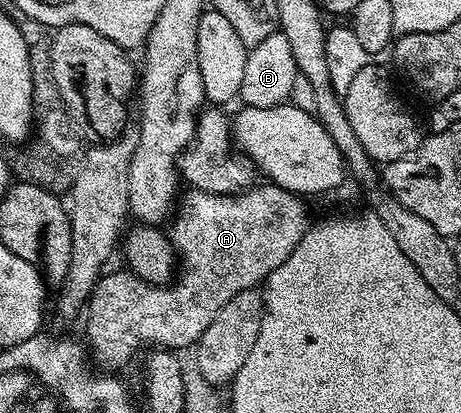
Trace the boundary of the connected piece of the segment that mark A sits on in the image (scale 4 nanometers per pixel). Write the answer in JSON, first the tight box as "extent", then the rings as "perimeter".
{"extent":[85,185,309,373],"perimeter":[[[252,185],[246,191],[240,191],[238,195],[214,195],[213,193],[205,193],[204,191],[197,191],[194,189],[188,190],[187,196],[182,196],[181,202],[177,207],[177,214],[174,216],[175,224],[169,231],[169,240],[181,260],[181,270],[178,272],[177,278],[170,286],[155,286],[146,283],[146,281],[133,277],[131,271],[121,269],[121,271],[108,270],[106,273],[99,276],[99,280],[95,282],[95,288],[87,301],[85,308],[85,320],[87,319],[87,339],[85,338],[85,347],[89,352],[90,358],[95,359],[100,363],[102,370],[107,373],[118,372],[118,367],[123,367],[135,355],[135,346],[138,345],[139,339],[143,343],[151,343],[156,348],[166,349],[180,349],[179,347],[194,348],[198,339],[201,337],[205,329],[209,328],[213,319],[217,317],[217,313],[221,312],[233,297],[246,290],[253,290],[260,285],[266,283],[267,278],[273,273],[273,269],[277,269],[277,265],[281,265],[281,261],[285,261],[285,257],[289,257],[289,253],[293,253],[293,249],[297,249],[297,245],[301,241],[301,237],[305,237],[305,233],[309,229],[309,222],[307,223],[307,207],[300,196],[293,192],[287,192],[281,187],[274,185],[266,185],[267,187],[259,187],[260,185]]]}

